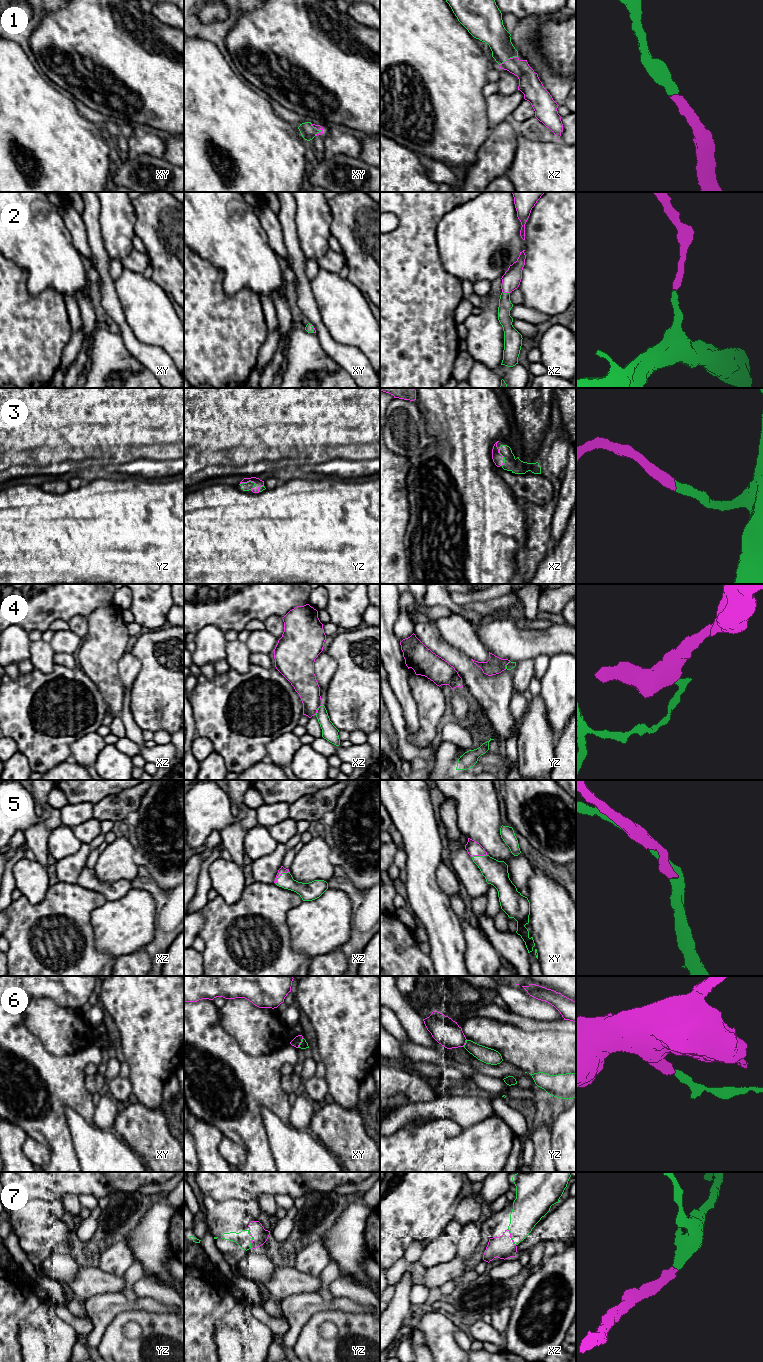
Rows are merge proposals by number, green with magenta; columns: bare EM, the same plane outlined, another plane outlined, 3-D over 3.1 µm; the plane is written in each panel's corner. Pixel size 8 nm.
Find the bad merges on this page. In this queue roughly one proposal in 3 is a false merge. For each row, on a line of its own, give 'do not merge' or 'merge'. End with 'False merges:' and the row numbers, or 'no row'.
1: merge
2: merge
3: merge
4: do not merge
5: merge
6: do not merge
7: merge
False merges: 4, 6

